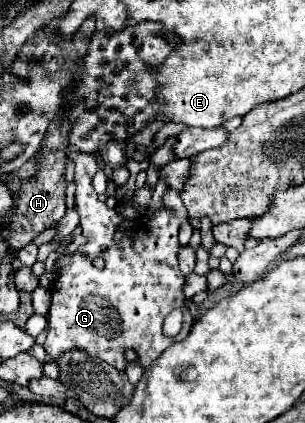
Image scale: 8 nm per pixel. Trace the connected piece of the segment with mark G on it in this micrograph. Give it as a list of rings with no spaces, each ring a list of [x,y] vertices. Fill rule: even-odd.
[[[72,150],[68,152],[68,158],[76,164],[76,208],[86,244],[82,244],[72,256],[62,256],[56,264],[60,278],[50,288],[52,306],[48,312],[50,326],[44,348],[52,358],[58,358],[66,350],[80,348],[118,370],[126,370],[128,360],[124,354],[126,350],[134,350],[138,354],[136,362],[142,368],[148,368],[150,362],[154,362],[170,344],[184,340],[194,322],[186,308],[182,292],[184,276],[178,268],[178,228],[188,220],[186,208],[180,194],[168,188],[162,210],[152,218],[142,218],[142,226],[136,226],[130,234],[114,240],[114,232],[124,218],[98,200],[92,188],[92,178],[98,172],[94,156]],[[96,258],[106,262],[102,270],[94,266]],[[176,308],[184,314],[184,326],[178,336],[166,338],[162,322]]]

